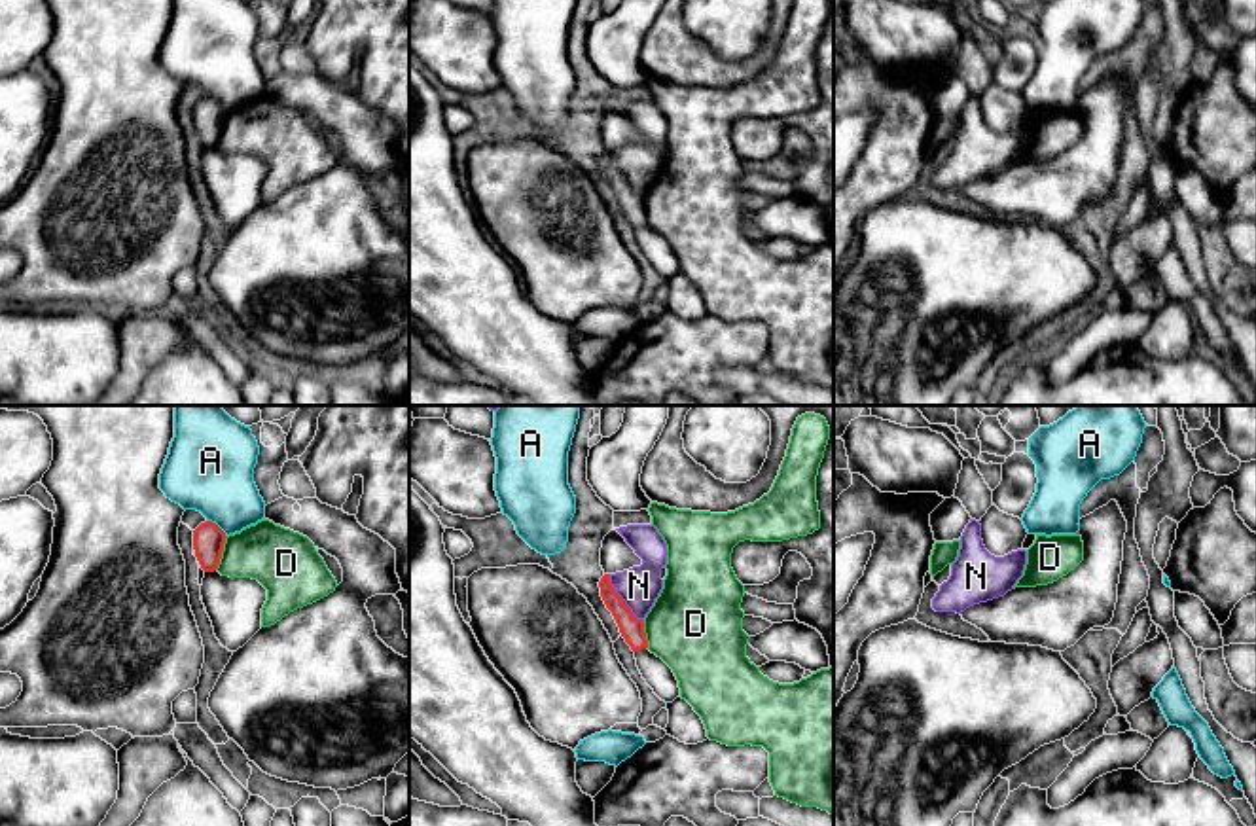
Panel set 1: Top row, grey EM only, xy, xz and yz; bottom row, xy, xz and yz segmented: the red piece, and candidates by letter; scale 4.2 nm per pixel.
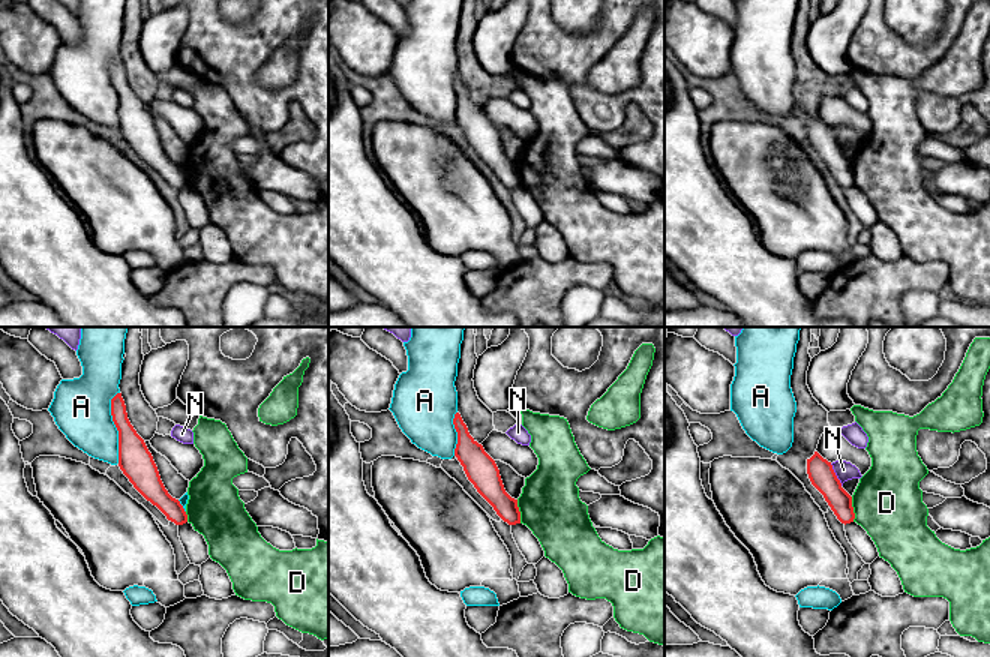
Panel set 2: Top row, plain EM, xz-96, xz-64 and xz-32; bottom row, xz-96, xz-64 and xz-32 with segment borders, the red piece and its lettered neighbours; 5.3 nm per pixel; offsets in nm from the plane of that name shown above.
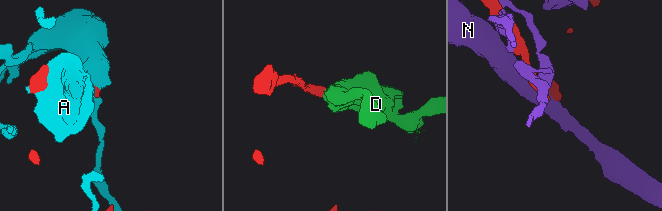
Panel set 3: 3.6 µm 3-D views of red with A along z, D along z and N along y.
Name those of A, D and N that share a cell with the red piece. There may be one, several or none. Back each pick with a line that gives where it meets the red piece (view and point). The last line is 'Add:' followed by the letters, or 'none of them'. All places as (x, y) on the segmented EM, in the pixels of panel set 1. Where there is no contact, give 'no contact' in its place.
Add: none of them

